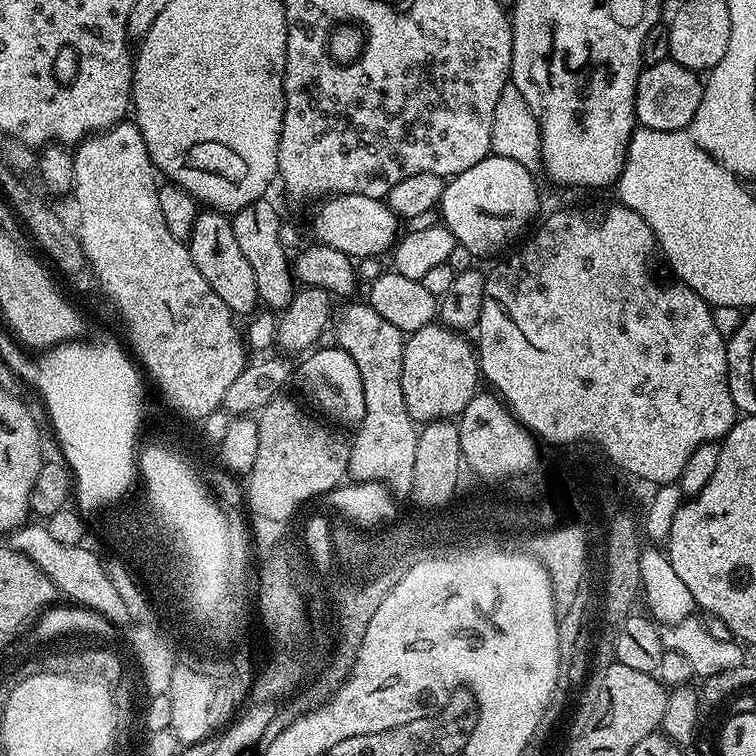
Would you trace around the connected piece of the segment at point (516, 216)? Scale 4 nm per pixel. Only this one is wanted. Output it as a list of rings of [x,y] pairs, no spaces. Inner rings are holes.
[[[490,154],[445,183],[438,205],[443,225],[474,258],[502,249],[529,226],[540,208],[540,194],[533,176],[533,171],[520,162]]]

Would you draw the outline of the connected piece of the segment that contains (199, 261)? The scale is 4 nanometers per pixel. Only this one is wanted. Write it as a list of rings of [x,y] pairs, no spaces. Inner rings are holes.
[[[215,210],[197,211],[194,230],[186,243],[190,258],[194,258],[194,266],[198,266],[202,278],[206,278],[206,282],[210,282],[210,290],[214,290],[214,294],[218,294],[218,298],[222,298],[222,302],[226,302],[228,309],[237,317],[251,317],[260,304],[258,281],[254,278],[254,269],[250,267],[250,262],[246,262],[246,257],[238,246],[238,238],[234,238],[234,226],[231,219],[225,213]]]

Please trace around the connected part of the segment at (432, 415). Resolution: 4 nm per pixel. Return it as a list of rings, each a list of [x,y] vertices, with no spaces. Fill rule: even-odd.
[[[433,322],[422,326],[422,330],[411,333],[405,339],[404,353],[402,354],[402,398],[406,398],[406,410],[410,418],[417,422],[429,420],[442,420],[456,418],[464,413],[470,406],[470,398],[474,398],[481,383],[478,352],[467,340],[467,335],[461,334],[455,328],[446,328],[439,322]]]

